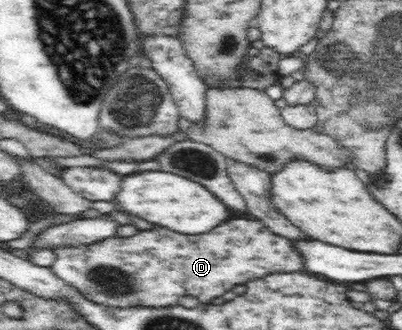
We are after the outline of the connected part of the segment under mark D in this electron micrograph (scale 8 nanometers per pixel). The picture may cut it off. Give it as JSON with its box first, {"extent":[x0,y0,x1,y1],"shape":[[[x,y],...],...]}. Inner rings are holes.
{"extent":[51,219,304,308],"shape":[[[232,219],[202,235],[182,235],[164,227],[140,231],[131,237],[112,236],[96,243],[81,246],[63,246],[53,250],[56,261],[51,270],[66,284],[72,285],[93,303],[112,308],[170,308],[180,297],[192,295],[202,304],[224,295],[234,285],[248,285],[250,279],[268,273],[304,271],[304,259],[292,240],[272,233],[260,220]]]}

